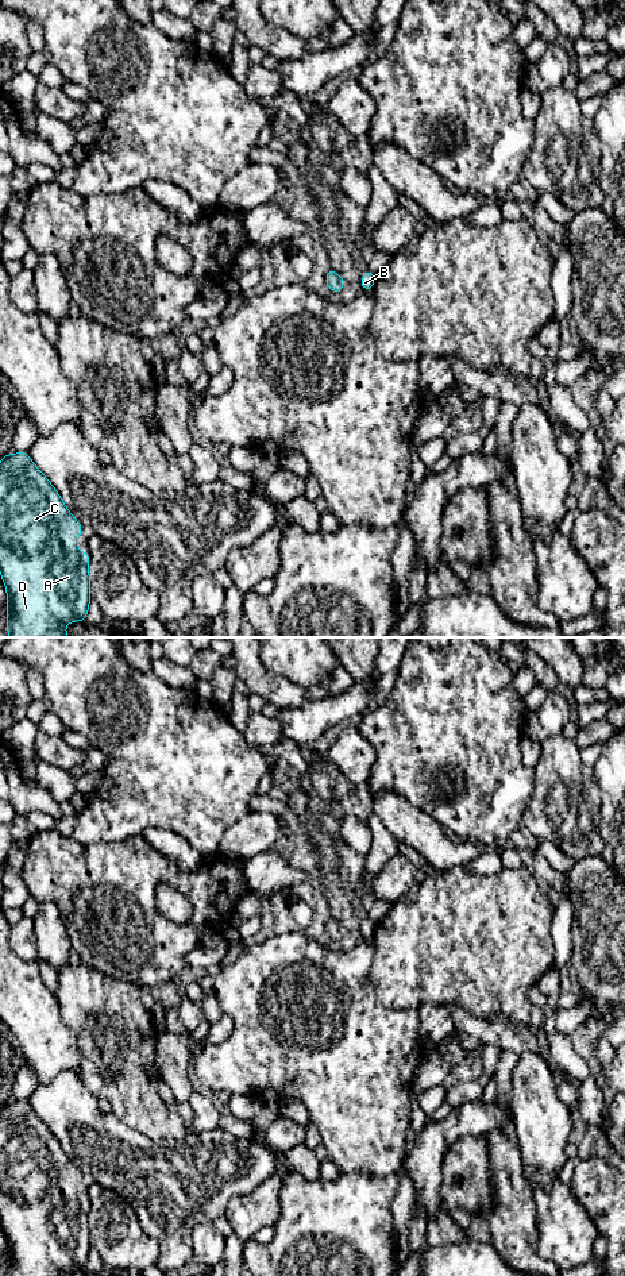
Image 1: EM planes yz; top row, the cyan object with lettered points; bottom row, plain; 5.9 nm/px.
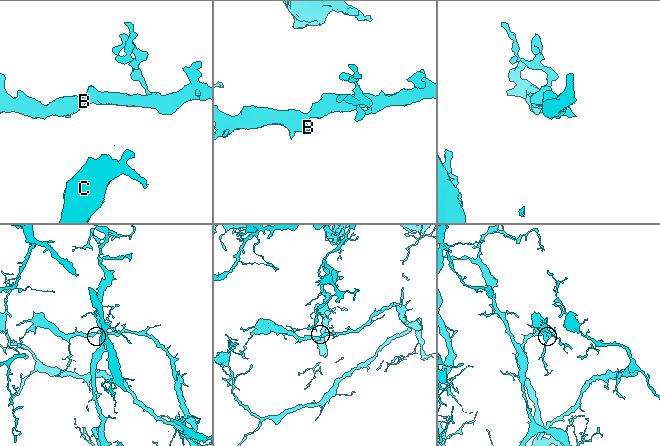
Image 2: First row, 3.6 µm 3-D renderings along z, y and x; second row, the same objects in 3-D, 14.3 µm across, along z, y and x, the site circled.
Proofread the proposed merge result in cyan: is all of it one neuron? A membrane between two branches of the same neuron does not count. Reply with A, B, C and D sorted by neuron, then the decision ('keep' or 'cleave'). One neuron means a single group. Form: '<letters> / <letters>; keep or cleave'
A B C D; keep

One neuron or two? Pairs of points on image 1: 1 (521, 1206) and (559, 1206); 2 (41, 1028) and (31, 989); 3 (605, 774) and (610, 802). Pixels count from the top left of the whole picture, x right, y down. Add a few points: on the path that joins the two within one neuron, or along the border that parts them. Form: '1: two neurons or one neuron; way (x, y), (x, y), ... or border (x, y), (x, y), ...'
1: two neurons; border (531, 1186), (535, 1207), (535, 1230), (539, 1237)
2: one neuron; way (34, 1018), (31, 998)
3: one neuron; way (610, 781), (610, 795)

